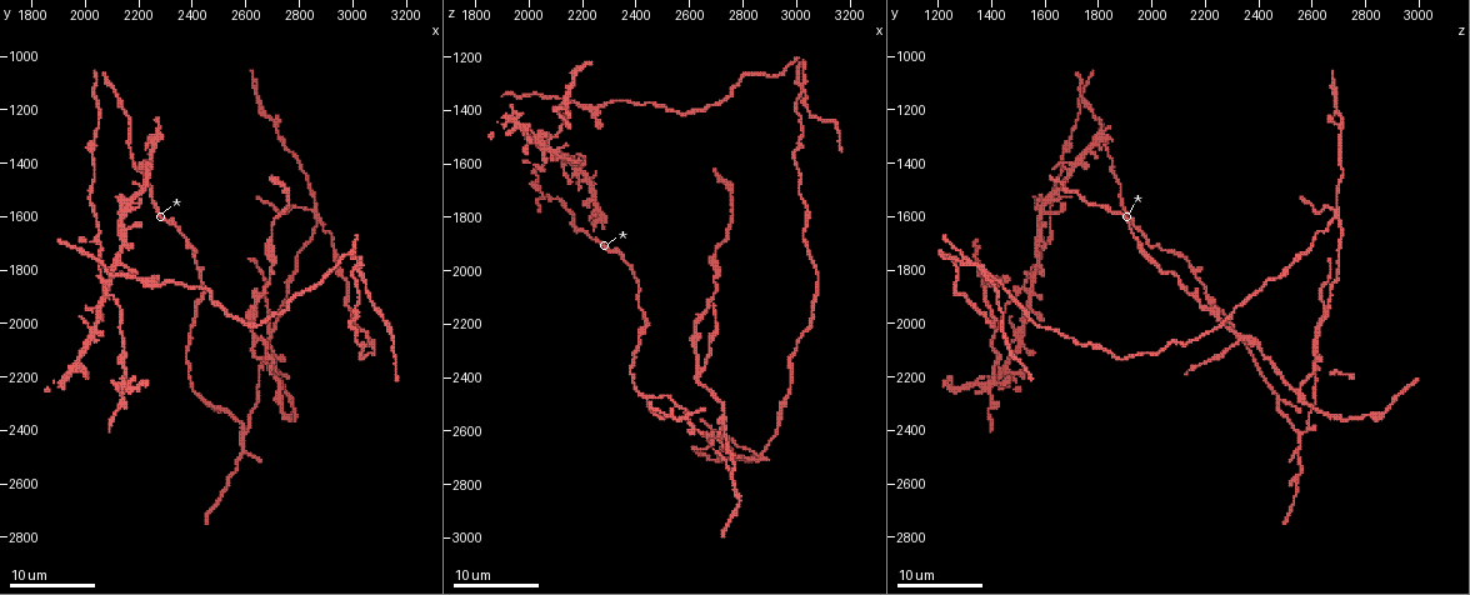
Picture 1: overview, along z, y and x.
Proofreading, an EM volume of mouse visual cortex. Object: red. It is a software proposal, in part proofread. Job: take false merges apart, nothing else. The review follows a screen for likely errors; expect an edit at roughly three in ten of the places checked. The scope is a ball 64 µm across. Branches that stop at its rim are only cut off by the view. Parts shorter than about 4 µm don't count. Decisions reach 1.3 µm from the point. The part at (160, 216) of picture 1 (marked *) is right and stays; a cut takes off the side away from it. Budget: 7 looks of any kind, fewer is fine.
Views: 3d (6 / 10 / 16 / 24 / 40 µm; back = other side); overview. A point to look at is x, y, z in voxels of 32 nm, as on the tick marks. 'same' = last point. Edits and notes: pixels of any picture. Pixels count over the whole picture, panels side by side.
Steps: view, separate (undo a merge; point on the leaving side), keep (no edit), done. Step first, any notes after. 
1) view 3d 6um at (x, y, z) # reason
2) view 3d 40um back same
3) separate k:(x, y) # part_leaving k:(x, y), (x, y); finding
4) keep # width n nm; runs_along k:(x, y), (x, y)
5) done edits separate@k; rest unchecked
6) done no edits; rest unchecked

view 3d 10um at (2080, 1870, 1520) # three-way junction

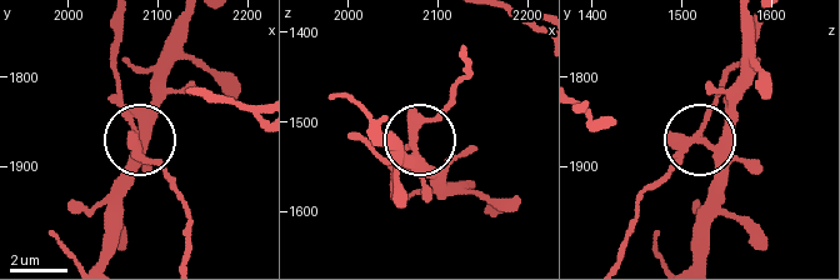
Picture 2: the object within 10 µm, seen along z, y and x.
view 3d 6um at (2070, 1870, 1510)

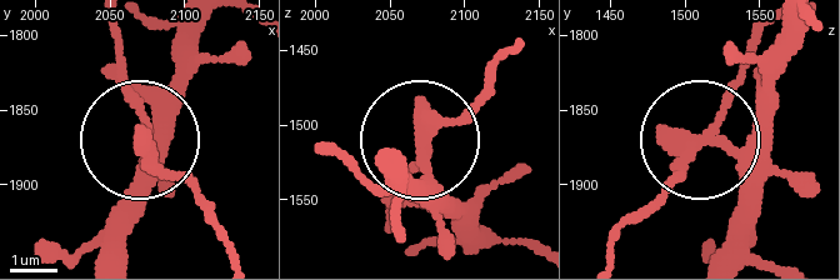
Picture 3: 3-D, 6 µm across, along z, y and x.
keep # side_arm 18 um; runs_along 3:(768, 20), (753, 68), (704, 135), (740, 175), (753, 219); continuous, no second neuron

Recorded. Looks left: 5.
view 3d 10um at (2580, 2430, 2550) # arms part here

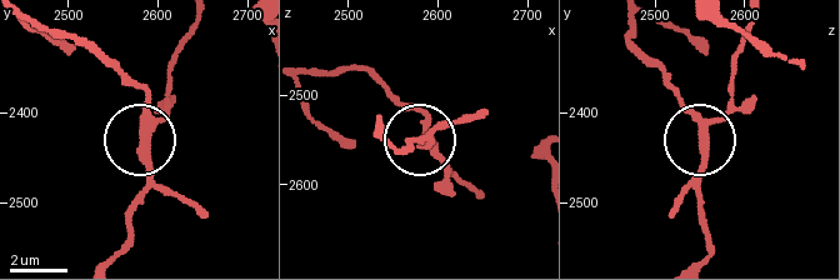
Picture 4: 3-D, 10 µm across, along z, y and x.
view 3d 10um back at (2590, 2420, 2555) # from behind

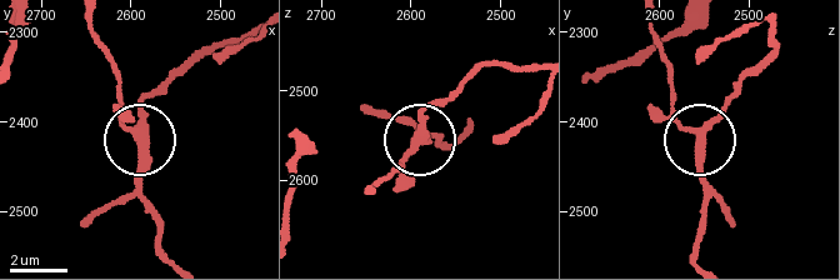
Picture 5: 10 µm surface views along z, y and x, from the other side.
keep # width 270 nm; all the same neuron

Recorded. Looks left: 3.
view 3d 10um at (2870, 1590, 2680) # four or more arms meet

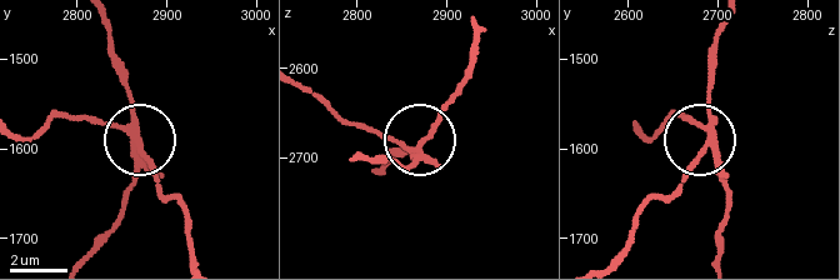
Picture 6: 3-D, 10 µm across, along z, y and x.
separate 6:(134, 109) # width 240 nm; part_leaving 6:(715, 154), (645, 204), (618, 254); two neurons meet here

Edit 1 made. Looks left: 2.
done edits separate@6; rest unchecked

